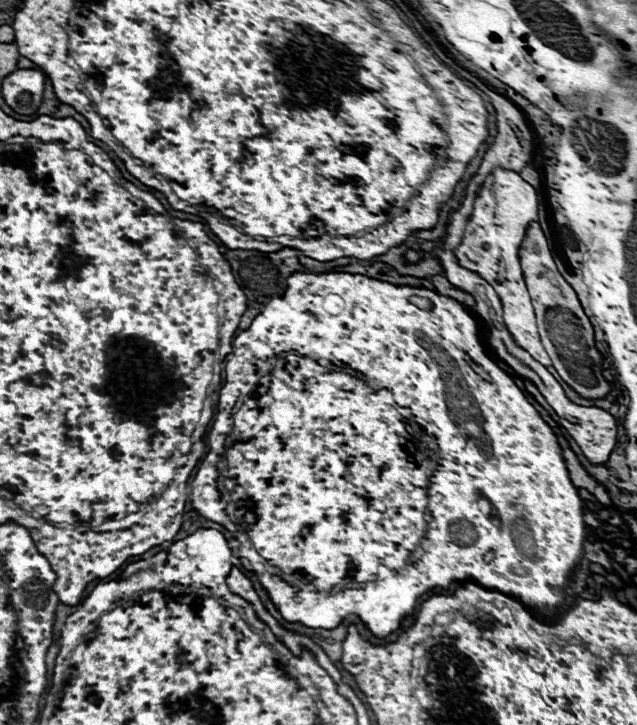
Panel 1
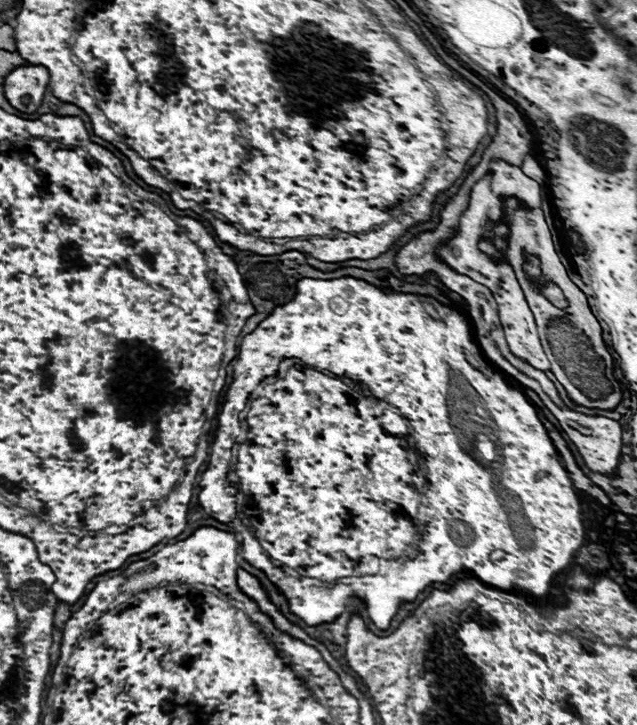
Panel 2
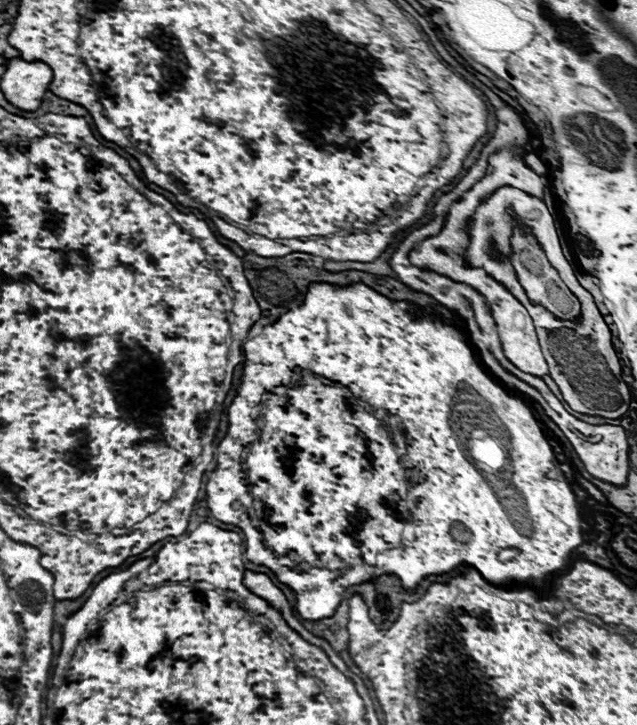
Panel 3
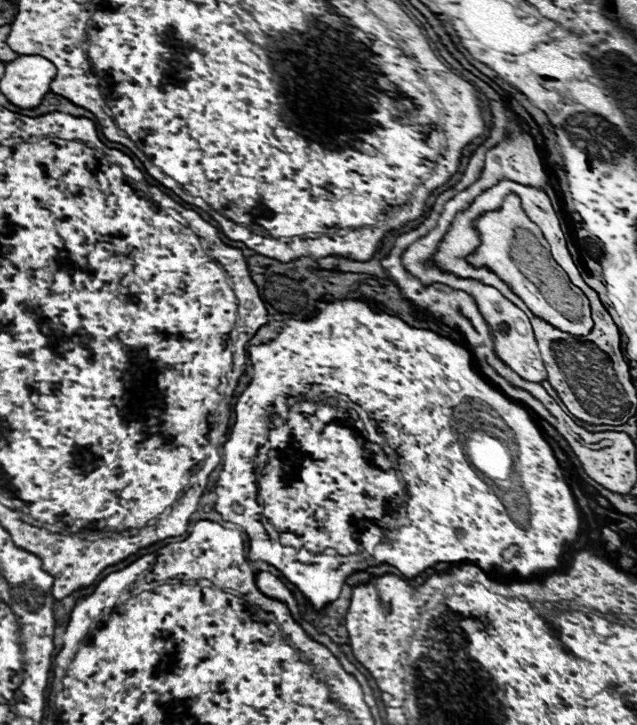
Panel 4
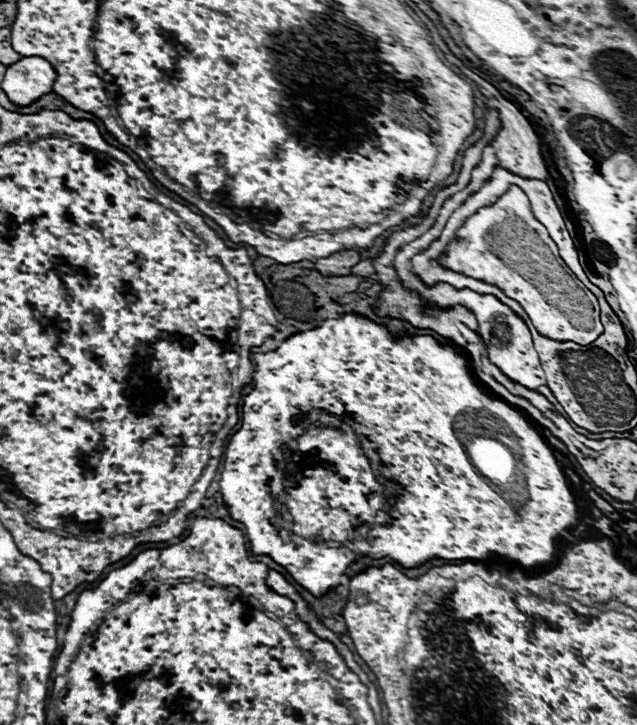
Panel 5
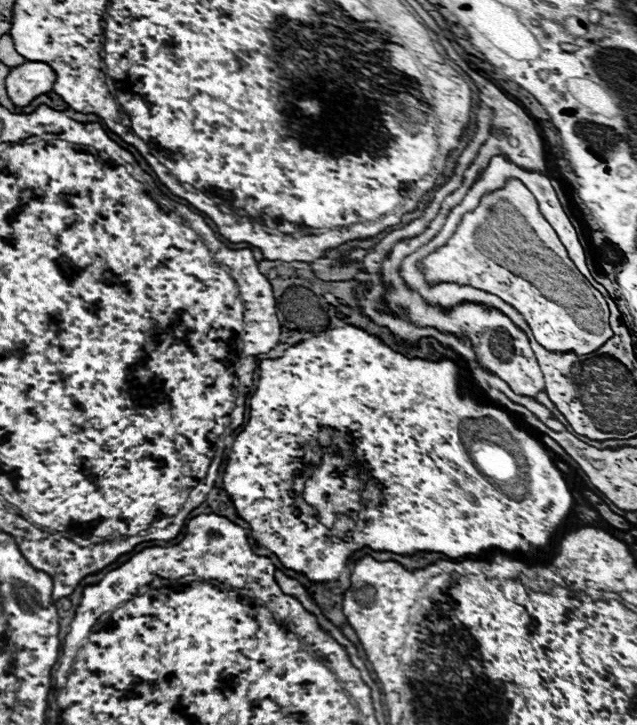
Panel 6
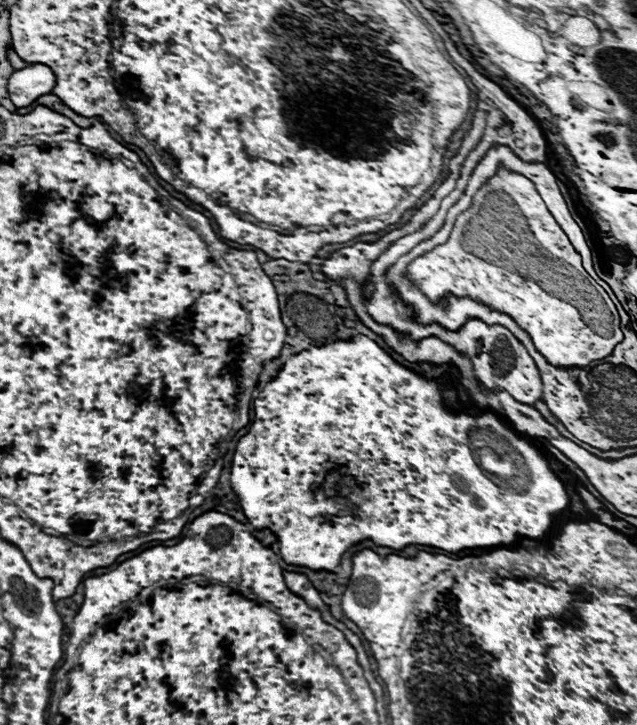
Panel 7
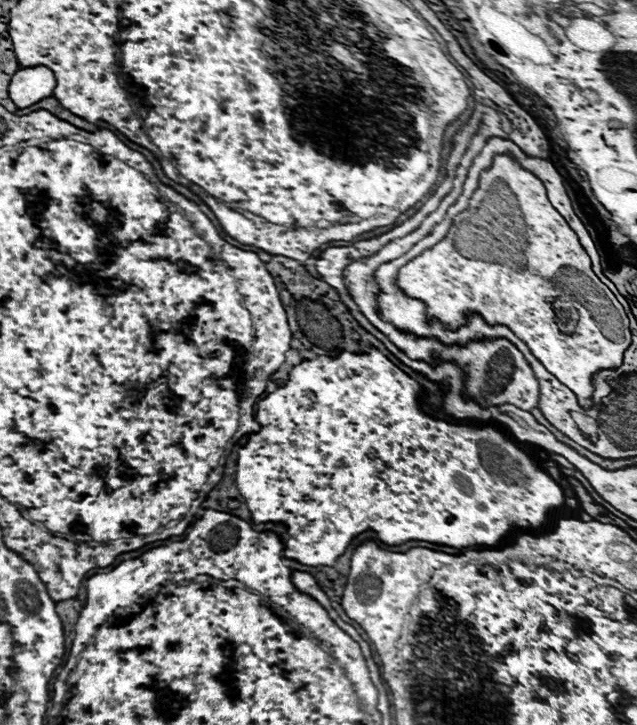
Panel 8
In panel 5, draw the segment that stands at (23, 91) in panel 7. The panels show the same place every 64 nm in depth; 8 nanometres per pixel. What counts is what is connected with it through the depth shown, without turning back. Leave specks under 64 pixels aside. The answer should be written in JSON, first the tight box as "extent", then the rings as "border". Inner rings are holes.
{"extent":[2,56,56,106],"border":[[[24,56],[6,68],[2,90],[16,106],[30,106],[40,96],[52,92],[54,80],[56,70],[48,60],[40,56]]]}

